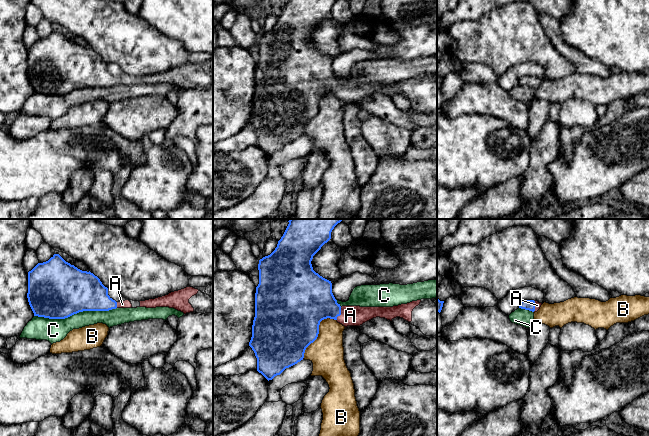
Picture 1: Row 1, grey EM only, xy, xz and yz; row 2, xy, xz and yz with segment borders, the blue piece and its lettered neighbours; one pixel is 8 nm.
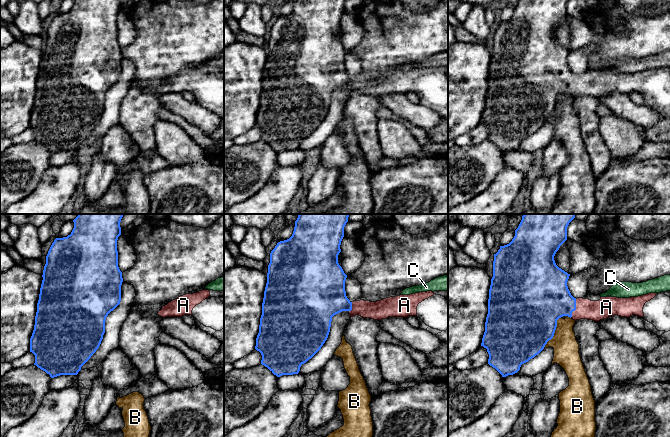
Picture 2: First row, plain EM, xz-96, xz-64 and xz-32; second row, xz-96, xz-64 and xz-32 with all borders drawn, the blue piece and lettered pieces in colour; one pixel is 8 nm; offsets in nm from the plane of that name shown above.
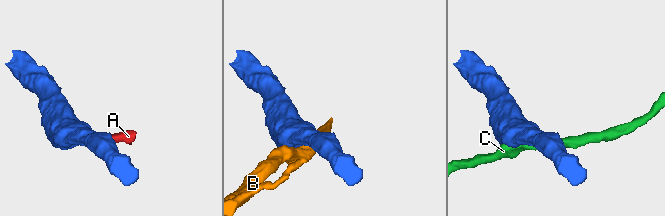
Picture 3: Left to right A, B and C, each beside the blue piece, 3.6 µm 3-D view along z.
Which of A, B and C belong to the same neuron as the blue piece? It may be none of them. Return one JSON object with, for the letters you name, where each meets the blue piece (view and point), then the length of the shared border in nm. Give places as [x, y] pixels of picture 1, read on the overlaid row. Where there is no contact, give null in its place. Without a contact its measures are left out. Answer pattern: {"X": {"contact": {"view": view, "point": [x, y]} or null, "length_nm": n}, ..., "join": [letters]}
{"A": {"contact": {"view": "xz", "point": [340, 313]}, "length_nm": 110}, "join": ["A"]}

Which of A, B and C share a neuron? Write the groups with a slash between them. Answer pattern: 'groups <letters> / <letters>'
groups A / B / C

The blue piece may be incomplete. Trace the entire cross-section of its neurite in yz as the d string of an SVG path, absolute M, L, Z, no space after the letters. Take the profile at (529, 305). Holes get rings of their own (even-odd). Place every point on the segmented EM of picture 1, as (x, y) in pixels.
M522 300L519 303L519 308L529 310L529 311L532 311L535 313L540 309L541 305L542 305L542 303L539 303L538 301Z

